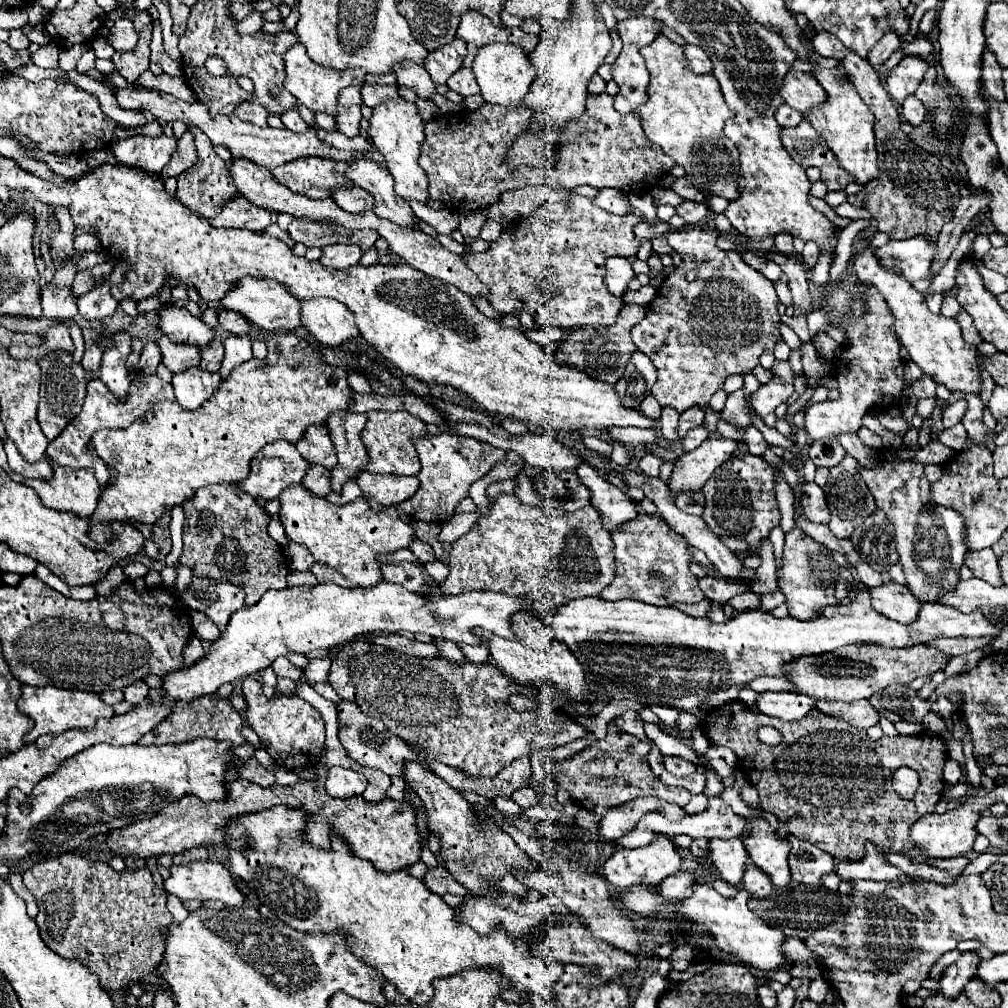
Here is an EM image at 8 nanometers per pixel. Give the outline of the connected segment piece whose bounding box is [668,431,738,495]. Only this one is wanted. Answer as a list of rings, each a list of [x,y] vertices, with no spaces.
[[[716,431],[694,451],[680,455],[668,485],[672,489],[672,495],[676,495],[678,491],[702,489],[704,483],[714,473],[714,469],[728,461],[736,449],[738,449],[736,439],[722,437]]]

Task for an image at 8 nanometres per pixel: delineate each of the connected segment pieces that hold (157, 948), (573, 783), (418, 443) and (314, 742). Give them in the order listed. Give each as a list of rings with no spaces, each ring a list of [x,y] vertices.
[[[64,853],[56,859],[42,861],[22,873],[24,885],[36,895],[40,913],[36,923],[40,927],[40,935],[44,943],[64,959],[76,959],[86,965],[94,975],[98,975],[102,989],[120,991],[128,989],[140,977],[152,973],[152,969],[160,963],[164,953],[164,933],[166,925],[172,923],[172,915],[166,909],[166,897],[162,887],[158,887],[152,879],[148,867],[140,869],[124,869],[114,871],[108,863],[90,861],[74,853]]]
[[[610,721],[608,733],[602,741],[592,743],[588,749],[572,755],[570,759],[558,763],[552,759],[544,759],[542,765],[544,765],[546,779],[558,783],[564,791],[572,795],[576,803],[580,803],[580,807],[584,807],[590,813],[604,813],[620,803],[644,795],[654,795],[658,799],[684,807],[690,801],[690,791],[686,791],[684,787],[668,787],[656,779],[647,760],[650,749],[652,749],[650,739],[640,741],[638,737],[620,731],[618,725]]]
[[[440,431],[438,435],[428,433],[424,437],[412,437],[412,443],[422,463],[422,469],[418,473],[420,489],[398,507],[414,519],[432,521],[432,523],[448,521],[454,515],[456,505],[468,497],[470,485],[482,479],[500,459],[504,459],[504,453],[506,453],[484,441],[456,435],[450,431]]]
[[[250,675],[242,679],[242,691],[248,705],[246,719],[258,737],[270,743],[268,753],[276,765],[294,769],[300,765],[310,767],[318,763],[318,757],[324,749],[324,721],[312,705],[298,695],[278,695],[276,699],[268,699],[262,693],[262,683]]]

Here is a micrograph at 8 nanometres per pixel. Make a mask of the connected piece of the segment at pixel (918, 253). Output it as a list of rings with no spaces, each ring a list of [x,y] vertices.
[[[912,237],[904,241],[890,241],[878,247],[876,259],[882,267],[898,271],[910,283],[916,279],[926,279],[930,275],[930,263],[934,259],[936,243],[926,237]]]

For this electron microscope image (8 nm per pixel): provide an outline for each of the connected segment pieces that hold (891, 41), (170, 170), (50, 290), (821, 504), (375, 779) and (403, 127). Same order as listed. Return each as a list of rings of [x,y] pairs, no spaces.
[[[886,33],[886,35],[872,47],[872,51],[868,53],[866,61],[868,61],[874,69],[878,69],[878,67],[890,57],[890,53],[892,53],[896,47],[898,47],[898,35],[896,35],[896,33]]]
[[[186,131],[178,139],[178,147],[172,153],[170,163],[162,169],[162,175],[166,177],[178,177],[182,171],[186,171],[192,163],[196,163],[196,149],[194,149],[194,137],[190,131]]]
[[[46,283],[42,287],[42,309],[44,317],[52,321],[66,321],[78,313],[72,289],[54,283]]]
[[[802,483],[802,493],[798,497],[800,505],[802,505],[802,513],[806,519],[814,521],[814,523],[828,523],[828,505],[826,505],[826,497],[824,491],[816,485],[816,483]]]
[[[364,769],[364,777],[368,779],[368,787],[362,793],[362,797],[368,801],[382,801],[386,797],[386,789],[390,785],[388,775],[382,771],[376,771],[376,769]]]
[[[402,97],[382,101],[372,109],[368,135],[374,143],[374,147],[386,157],[388,171],[394,177],[394,191],[402,199],[416,199],[426,201],[428,199],[428,179],[426,173],[418,167],[418,153],[420,153],[420,141],[424,141],[424,121],[418,113],[416,103],[408,103]]]

